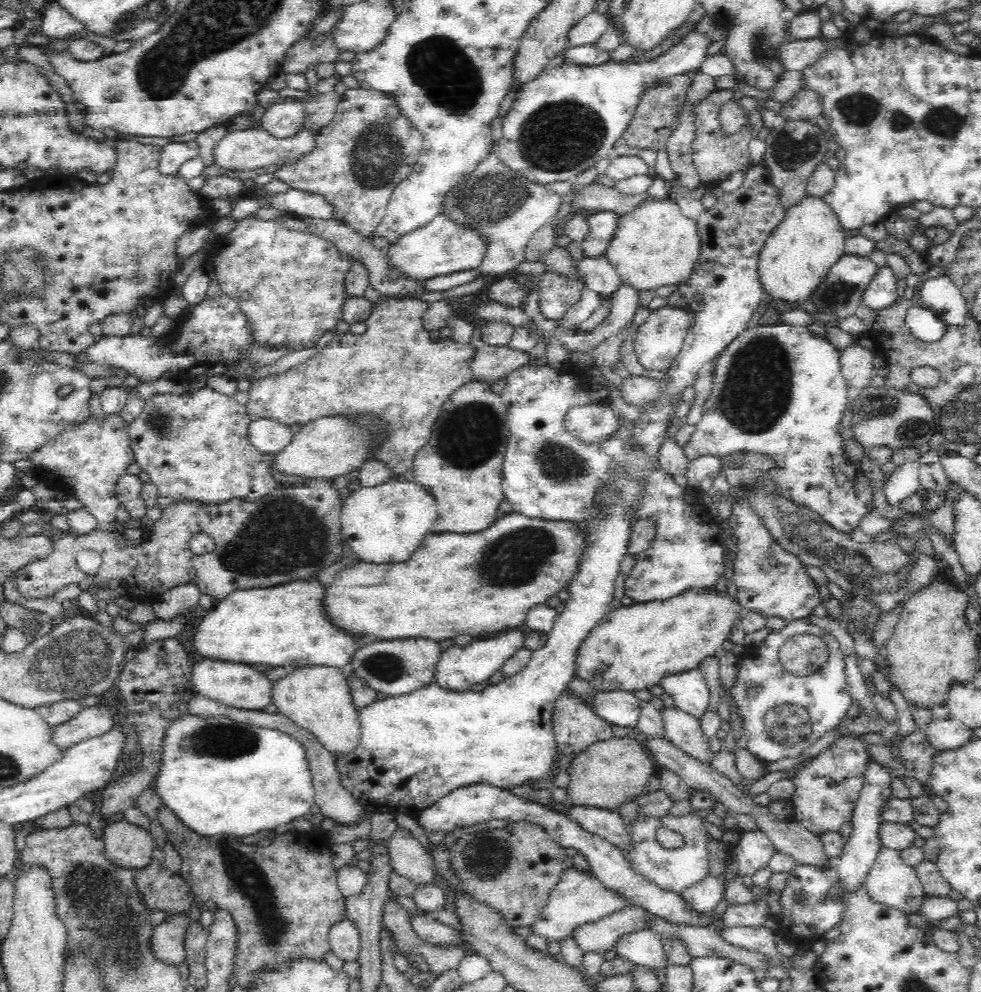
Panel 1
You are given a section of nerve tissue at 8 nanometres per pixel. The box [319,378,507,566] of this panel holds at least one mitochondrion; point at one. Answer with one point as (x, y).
(469, 435)

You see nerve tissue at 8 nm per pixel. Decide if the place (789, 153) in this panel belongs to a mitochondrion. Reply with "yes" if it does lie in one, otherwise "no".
yes

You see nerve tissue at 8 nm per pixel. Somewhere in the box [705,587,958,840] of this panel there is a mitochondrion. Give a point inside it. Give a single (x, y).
(790, 726)

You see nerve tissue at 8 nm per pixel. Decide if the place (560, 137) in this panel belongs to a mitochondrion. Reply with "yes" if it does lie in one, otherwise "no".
yes

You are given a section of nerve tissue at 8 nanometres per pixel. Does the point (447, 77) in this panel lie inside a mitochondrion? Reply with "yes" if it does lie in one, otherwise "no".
yes

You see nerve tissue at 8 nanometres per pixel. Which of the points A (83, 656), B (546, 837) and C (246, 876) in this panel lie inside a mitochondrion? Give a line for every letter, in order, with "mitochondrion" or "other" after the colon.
A: mitochondrion
B: other
C: mitochondrion

